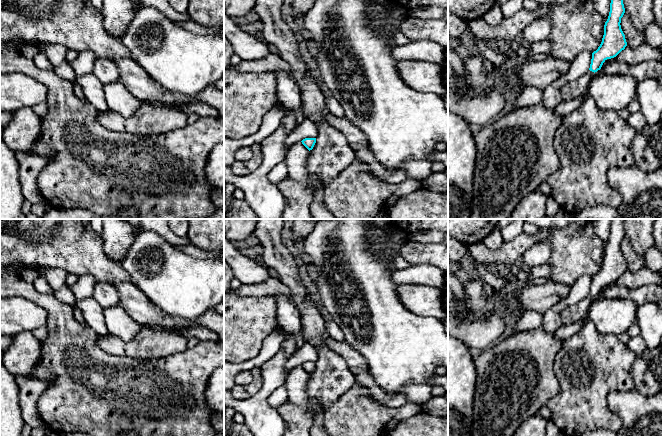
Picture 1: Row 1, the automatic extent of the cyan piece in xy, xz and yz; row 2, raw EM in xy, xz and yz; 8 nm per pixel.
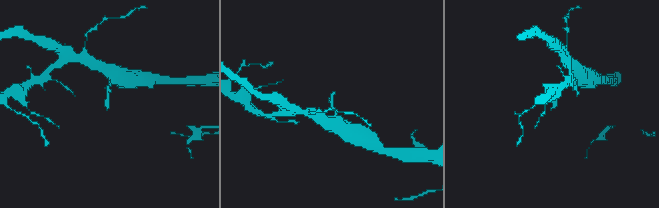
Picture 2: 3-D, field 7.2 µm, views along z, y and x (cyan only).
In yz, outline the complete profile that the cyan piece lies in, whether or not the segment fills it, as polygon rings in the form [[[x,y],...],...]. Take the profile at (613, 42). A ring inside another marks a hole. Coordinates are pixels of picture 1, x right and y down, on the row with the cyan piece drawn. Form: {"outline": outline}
{"outline": [[[611,0],[610,12],[604,25],[604,35],[598,49],[592,53],[589,70],[578,79],[567,82],[560,90],[563,101],[584,96],[588,92],[594,73],[601,69],[607,59],[616,57],[627,46],[621,29],[621,18],[625,13],[623,0]]]}

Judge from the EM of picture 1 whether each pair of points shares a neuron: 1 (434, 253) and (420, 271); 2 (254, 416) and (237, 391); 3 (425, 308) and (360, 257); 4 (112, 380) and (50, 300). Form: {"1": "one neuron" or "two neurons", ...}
{"1": "two neurons", "2": "two neurons", "3": "two neurons", "4": "one neuron"}

